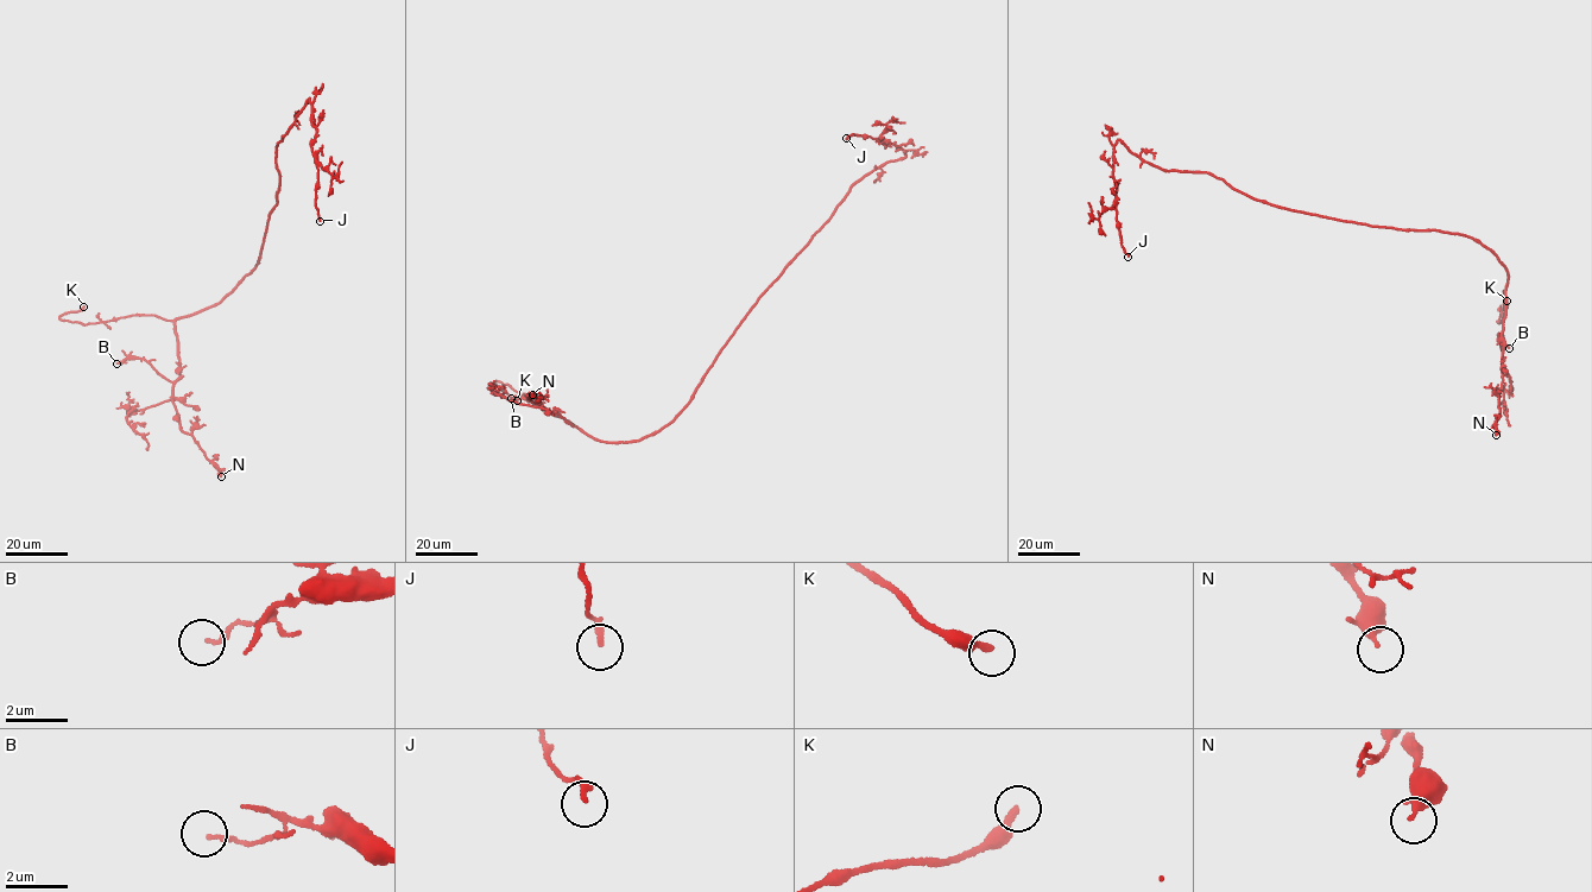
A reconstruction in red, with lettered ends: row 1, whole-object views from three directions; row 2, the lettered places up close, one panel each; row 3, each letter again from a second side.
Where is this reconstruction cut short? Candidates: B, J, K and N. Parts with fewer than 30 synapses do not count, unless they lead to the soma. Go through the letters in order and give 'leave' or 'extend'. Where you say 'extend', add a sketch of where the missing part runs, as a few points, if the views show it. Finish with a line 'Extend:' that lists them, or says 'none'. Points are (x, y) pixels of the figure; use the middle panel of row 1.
B: leave
J: leave
K: extend | (517, 400), (526, 405), (517, 396), (519, 388), (534, 405), (557, 423)
N: leave
Extend: K

